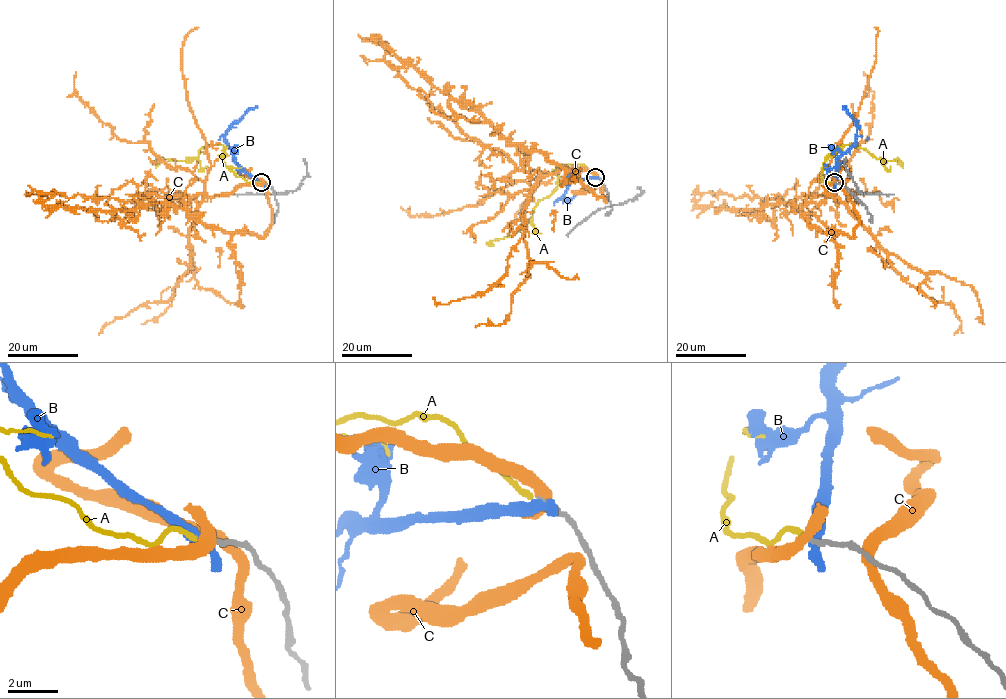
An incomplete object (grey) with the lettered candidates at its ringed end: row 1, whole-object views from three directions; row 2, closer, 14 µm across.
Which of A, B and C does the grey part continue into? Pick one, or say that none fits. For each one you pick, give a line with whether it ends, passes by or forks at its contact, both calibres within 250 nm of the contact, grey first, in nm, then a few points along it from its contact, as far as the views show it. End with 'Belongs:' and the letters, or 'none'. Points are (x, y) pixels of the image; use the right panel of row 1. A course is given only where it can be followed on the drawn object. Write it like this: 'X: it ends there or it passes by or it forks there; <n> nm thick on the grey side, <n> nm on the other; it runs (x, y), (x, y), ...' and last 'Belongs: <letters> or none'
A: it ends there; 150 nm thick on the grey side, 220 nm on the other; it runs (833, 182), (821, 181), (822, 167), (848, 144), (877, 158), (897, 158), (902, 167)
Belongs: A

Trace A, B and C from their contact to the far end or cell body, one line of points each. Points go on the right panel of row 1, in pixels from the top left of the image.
A: (833, 182), (821, 181), (822, 167), (848, 144), (877, 158), (897, 158), (902, 167)
B: (834, 183), (836, 161), (856, 138), (856, 121), (843, 105)
C: (833, 183), (780, 201), (772, 221), (756, 210), (794, 203), (851, 237), (842, 167)

